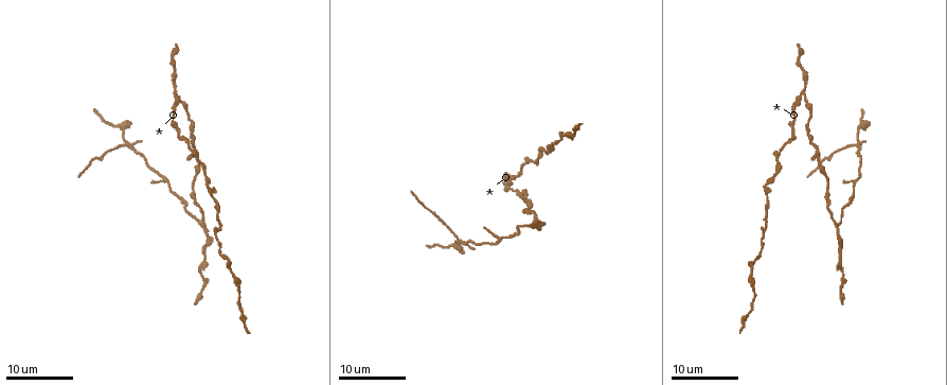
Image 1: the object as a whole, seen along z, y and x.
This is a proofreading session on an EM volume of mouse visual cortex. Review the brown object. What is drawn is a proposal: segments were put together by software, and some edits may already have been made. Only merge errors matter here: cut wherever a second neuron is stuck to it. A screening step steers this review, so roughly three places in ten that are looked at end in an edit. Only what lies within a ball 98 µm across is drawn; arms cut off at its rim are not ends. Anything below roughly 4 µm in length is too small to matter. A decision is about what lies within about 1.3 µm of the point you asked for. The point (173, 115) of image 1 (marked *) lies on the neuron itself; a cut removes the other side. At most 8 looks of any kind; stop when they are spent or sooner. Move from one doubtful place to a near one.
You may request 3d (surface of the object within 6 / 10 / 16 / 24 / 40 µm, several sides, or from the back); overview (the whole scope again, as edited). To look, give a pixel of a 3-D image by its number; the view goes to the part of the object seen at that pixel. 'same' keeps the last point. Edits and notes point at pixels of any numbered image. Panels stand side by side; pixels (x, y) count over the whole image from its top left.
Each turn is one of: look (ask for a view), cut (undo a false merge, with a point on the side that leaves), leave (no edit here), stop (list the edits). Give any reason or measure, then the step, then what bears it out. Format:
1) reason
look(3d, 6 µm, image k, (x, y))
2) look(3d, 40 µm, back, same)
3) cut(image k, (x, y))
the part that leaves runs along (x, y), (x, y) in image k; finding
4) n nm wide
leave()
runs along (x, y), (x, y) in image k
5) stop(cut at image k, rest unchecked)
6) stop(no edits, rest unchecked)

arms part here
look(3d, 24 µm, image 1, (508, 189))

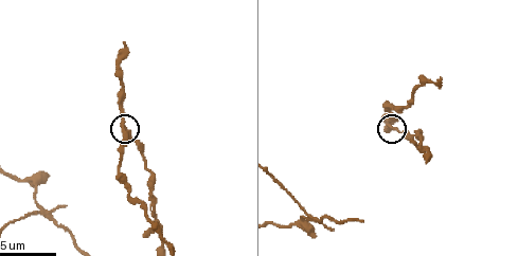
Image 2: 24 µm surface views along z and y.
look(3d, 6 µm, image 2, (392, 126))

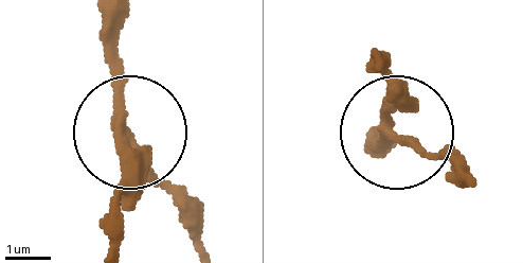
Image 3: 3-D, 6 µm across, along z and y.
leave()
runs along (108, 241), (127, 134), (120, 23) in image 3; all the same neuron

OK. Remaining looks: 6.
three arms meet
look(3d, 16 µm, image 1, (199, 225))

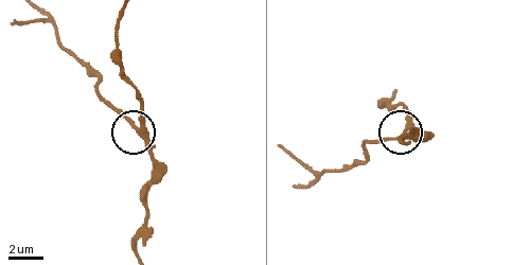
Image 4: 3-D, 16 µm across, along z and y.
look(3d, 6 µm, image 4, (139, 131))

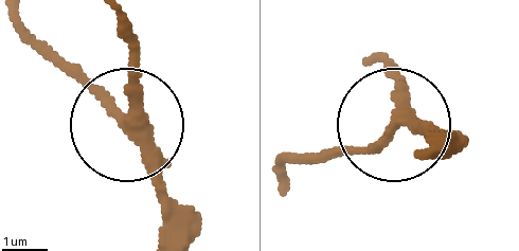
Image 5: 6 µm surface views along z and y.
3 arms
cut(image 5, (56, 64))
the part that leaves runs along (101, 97), (17, 10) in image 5; two neurons meet here

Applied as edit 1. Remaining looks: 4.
a narrow waist
look(3d, 24 µm, image 1, (215, 233))

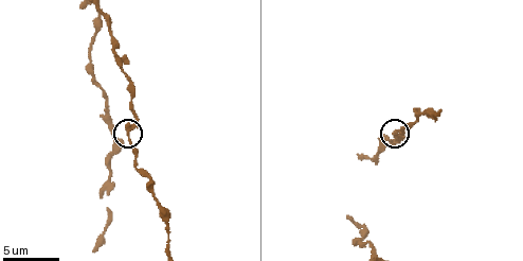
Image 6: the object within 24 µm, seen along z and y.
look(3d, 6 µm, image 6, (395, 134))

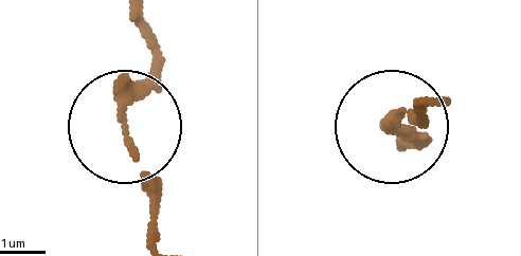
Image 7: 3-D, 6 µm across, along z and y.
leave()
runs along (138, 21), (157, 67), (122, 135), (157, 234) in image 7; all the same neuron

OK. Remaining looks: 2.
thick turns thin
look(3d, 16 µm, image 6, (165, 224))

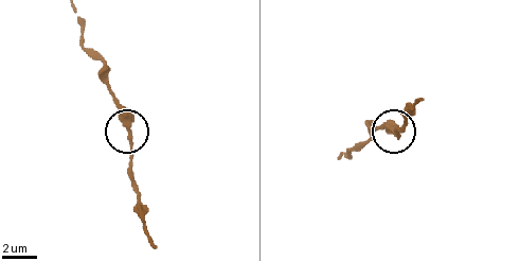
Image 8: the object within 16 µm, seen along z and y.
look(3d, 6 µm, image 8, (128, 131))

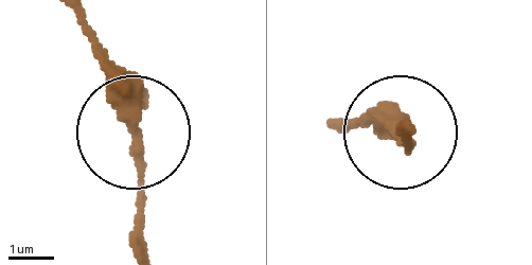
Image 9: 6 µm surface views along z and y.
leave()
one neuron here

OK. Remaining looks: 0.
stop(cut at image 5, rest unchecked)

